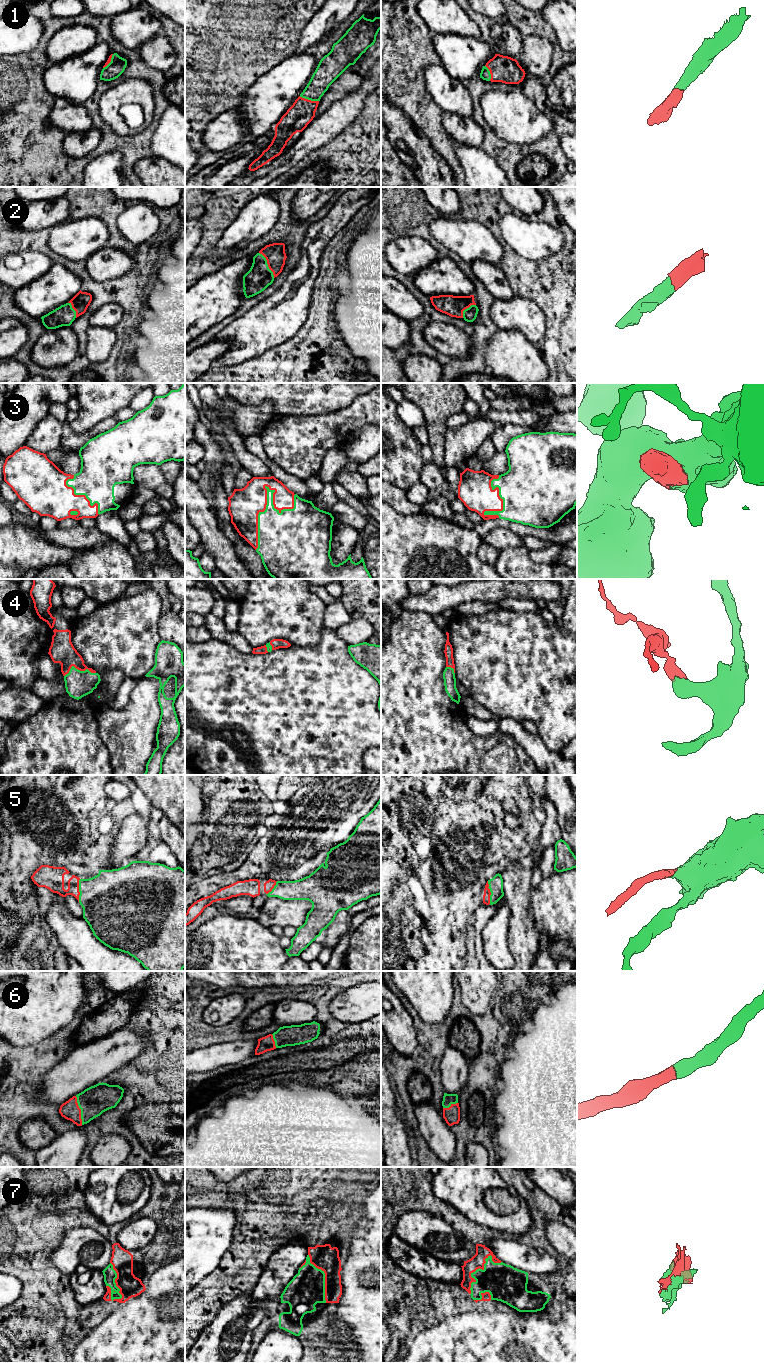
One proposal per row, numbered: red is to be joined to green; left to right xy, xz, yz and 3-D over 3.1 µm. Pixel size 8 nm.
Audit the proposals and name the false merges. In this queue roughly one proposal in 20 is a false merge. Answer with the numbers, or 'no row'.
no row

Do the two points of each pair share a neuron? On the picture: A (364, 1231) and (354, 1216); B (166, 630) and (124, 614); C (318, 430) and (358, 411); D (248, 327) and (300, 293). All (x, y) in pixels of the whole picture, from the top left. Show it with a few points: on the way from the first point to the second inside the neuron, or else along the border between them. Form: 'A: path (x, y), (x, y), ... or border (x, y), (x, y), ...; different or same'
A: border (365, 1199), (363, 1214), (355, 1224), (349, 1243); different
B: border (162, 612), (158, 623), (158, 634), (161, 639); different
C: path (328, 430), (336, 422), (341, 422), (348, 416); same
D: path (261, 327), (270, 323), (287, 306); same

